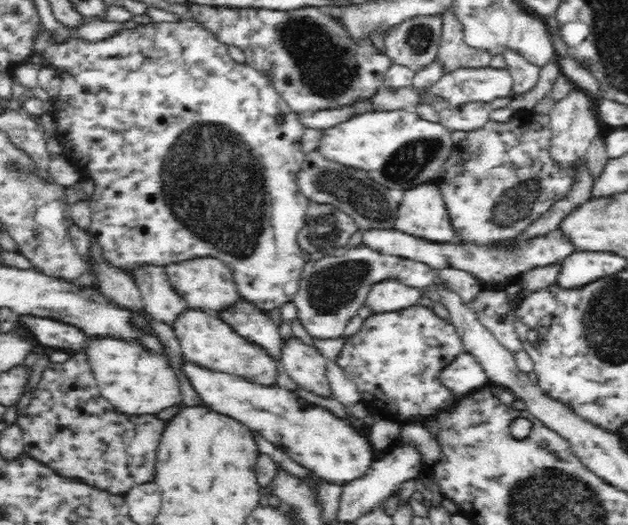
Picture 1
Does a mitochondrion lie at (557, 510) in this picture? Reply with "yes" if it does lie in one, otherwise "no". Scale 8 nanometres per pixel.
yes

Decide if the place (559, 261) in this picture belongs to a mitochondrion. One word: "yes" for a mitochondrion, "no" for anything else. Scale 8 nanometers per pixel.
no

